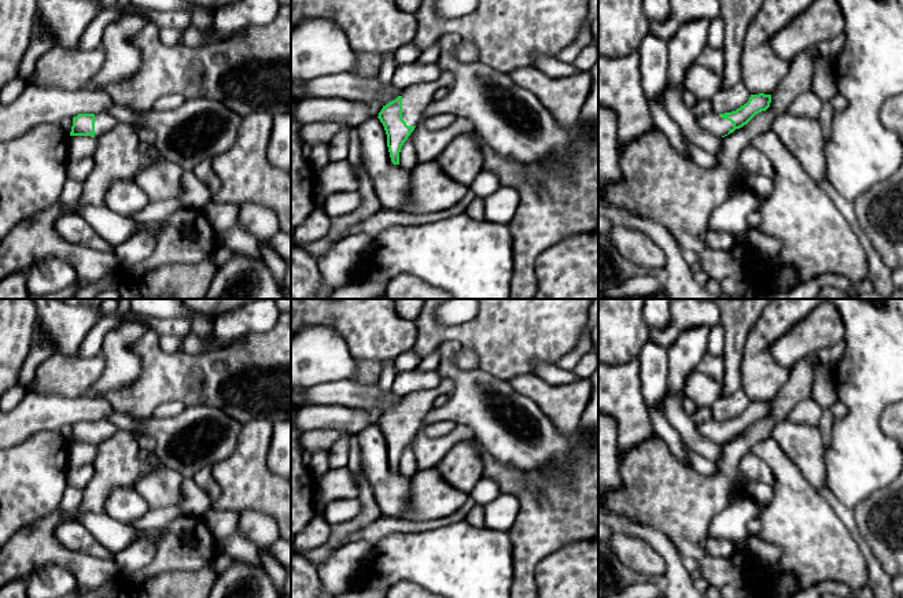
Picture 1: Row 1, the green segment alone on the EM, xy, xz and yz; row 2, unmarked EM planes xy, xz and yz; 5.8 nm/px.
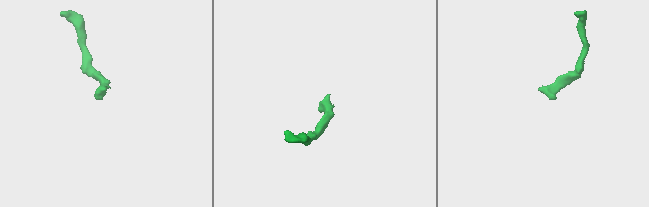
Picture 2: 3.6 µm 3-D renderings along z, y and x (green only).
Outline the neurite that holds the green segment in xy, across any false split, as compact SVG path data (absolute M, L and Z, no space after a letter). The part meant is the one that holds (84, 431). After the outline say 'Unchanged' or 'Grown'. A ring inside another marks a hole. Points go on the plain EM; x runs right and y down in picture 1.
M110 420L78 421L73 425L70 443L100 444L117 431L118 427Z. Grown

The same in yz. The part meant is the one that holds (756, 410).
M751 402L747 411L741 413L736 418L725 421L708 421L697 425L699 431L710 440L725 444L733 440L736 436L747 432L756 421L766 418L770 414L771 402Z. Grown

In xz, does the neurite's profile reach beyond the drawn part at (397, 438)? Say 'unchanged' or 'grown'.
grown

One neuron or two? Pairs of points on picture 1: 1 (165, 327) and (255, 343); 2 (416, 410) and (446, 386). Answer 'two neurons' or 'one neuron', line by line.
1: two neurons
2: one neuron

